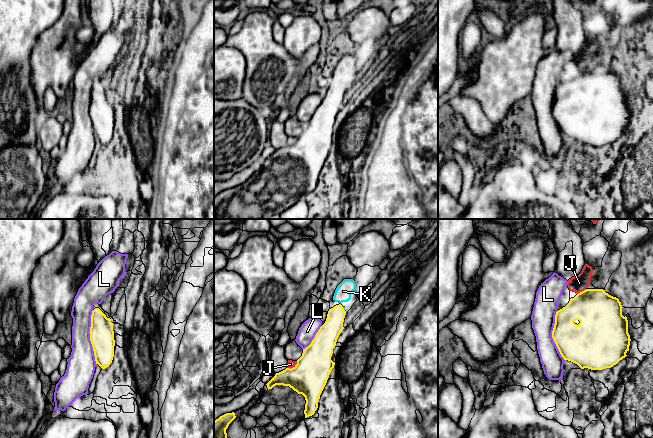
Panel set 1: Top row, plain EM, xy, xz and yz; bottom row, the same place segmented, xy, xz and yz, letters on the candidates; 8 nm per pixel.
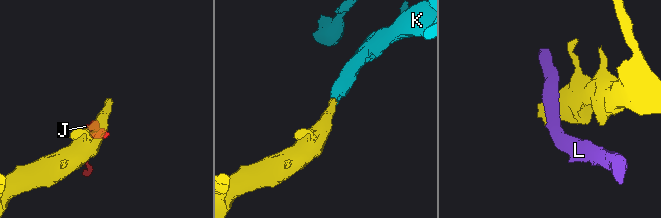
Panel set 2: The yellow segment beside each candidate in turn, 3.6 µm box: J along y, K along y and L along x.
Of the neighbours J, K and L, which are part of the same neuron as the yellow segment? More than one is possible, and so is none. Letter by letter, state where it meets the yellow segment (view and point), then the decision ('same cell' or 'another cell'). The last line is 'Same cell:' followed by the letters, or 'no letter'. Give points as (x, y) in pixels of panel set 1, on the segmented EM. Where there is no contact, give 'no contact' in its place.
J: contact xz (293, 367); another cell
K: contact xz (343, 309); same cell
L: contact xy (90, 337); another cell
Same cell: K

